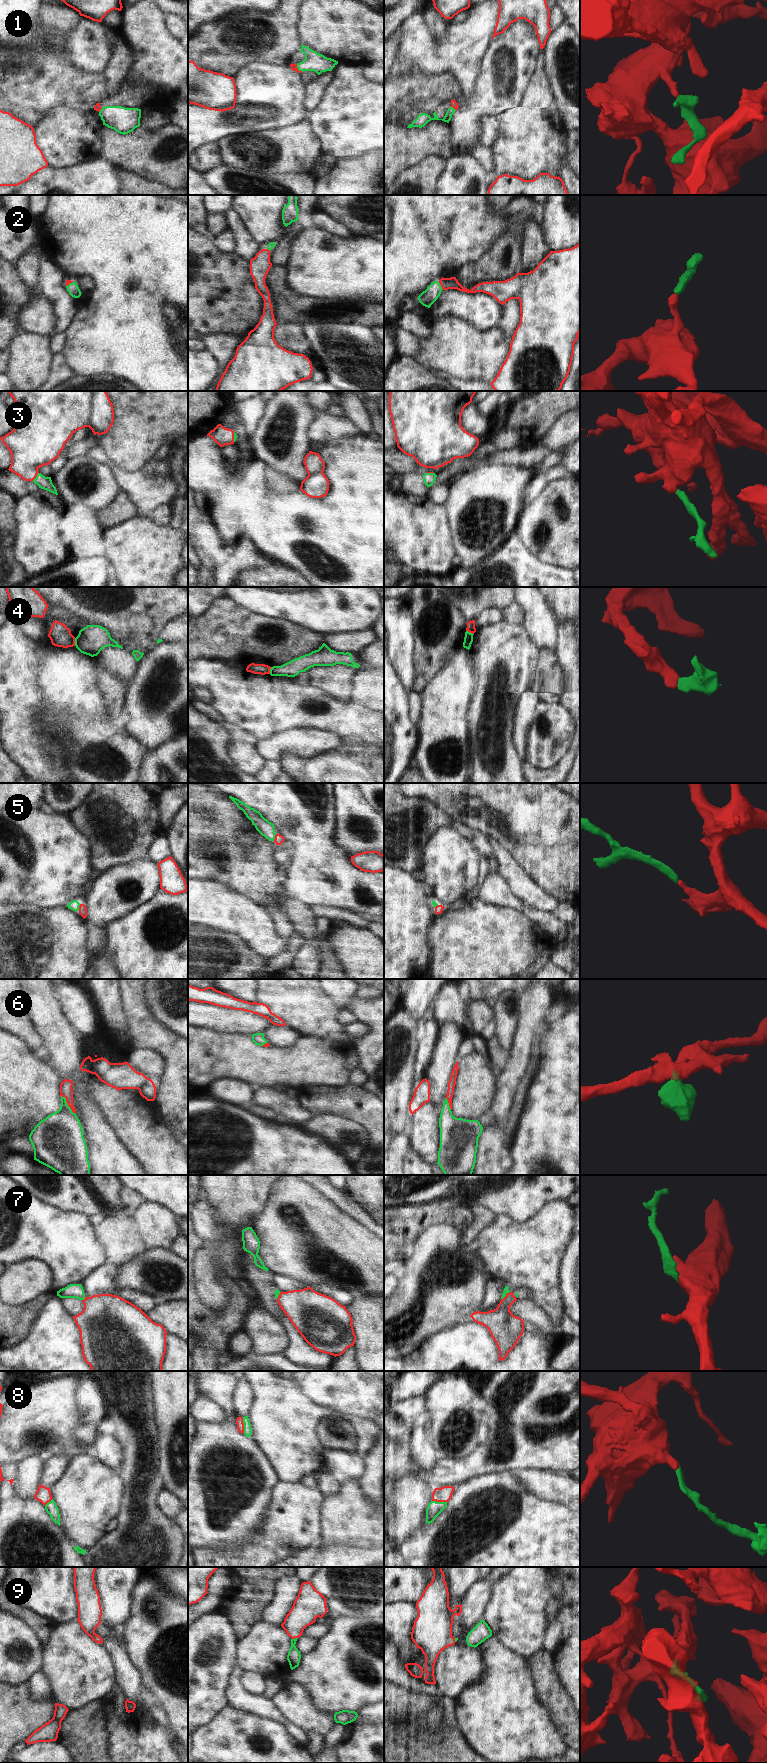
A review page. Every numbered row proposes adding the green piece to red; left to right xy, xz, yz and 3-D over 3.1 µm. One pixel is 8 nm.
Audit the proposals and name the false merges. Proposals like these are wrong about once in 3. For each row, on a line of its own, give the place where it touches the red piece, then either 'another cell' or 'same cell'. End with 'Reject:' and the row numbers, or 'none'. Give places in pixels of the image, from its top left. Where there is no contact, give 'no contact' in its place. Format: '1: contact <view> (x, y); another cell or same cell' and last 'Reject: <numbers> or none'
1: contact xz (297, 69); same cell
2: contact yz (441, 286); same cell
3: contact xy (36, 475); same cell
4: contact xy (74, 642); another cell
5: contact xy (79, 907); same cell
6: contact xy (67, 1103); same cell
7: contact xy (84, 1299); another cell
8: contact xz (243, 1425); same cell
9: contact xz (294, 1638); same cell
Reject: 4, 7

